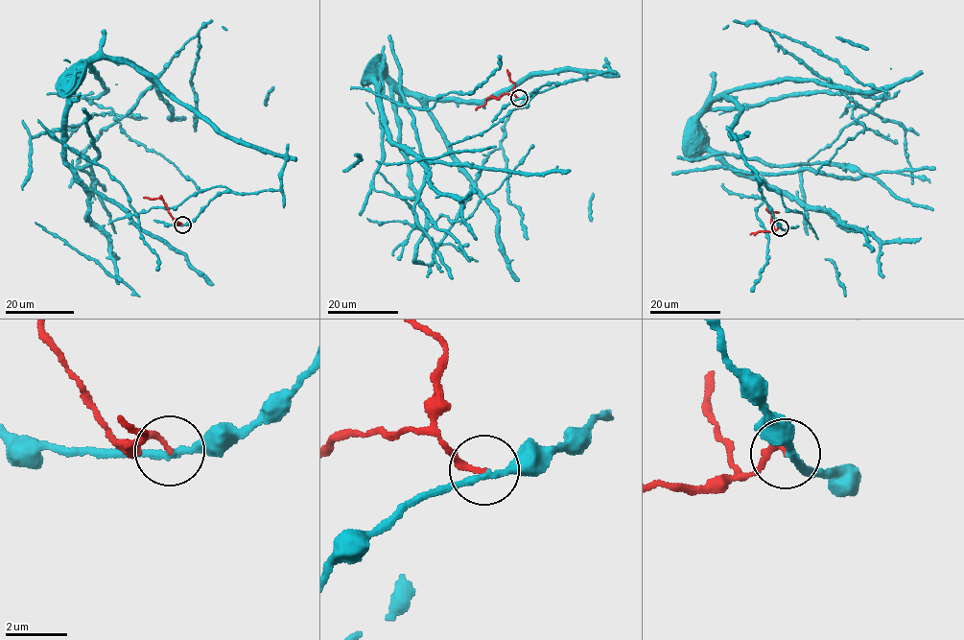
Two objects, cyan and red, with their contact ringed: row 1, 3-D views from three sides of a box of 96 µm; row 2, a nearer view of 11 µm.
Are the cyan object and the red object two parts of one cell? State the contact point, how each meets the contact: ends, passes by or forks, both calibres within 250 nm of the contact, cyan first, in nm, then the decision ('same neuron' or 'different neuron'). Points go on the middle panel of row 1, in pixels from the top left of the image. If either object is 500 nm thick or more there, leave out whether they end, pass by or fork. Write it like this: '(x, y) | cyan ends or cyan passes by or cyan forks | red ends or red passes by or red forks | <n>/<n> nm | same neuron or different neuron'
(519, 98) | cyan passes by | red ends | 200/190 nm | different neuron

